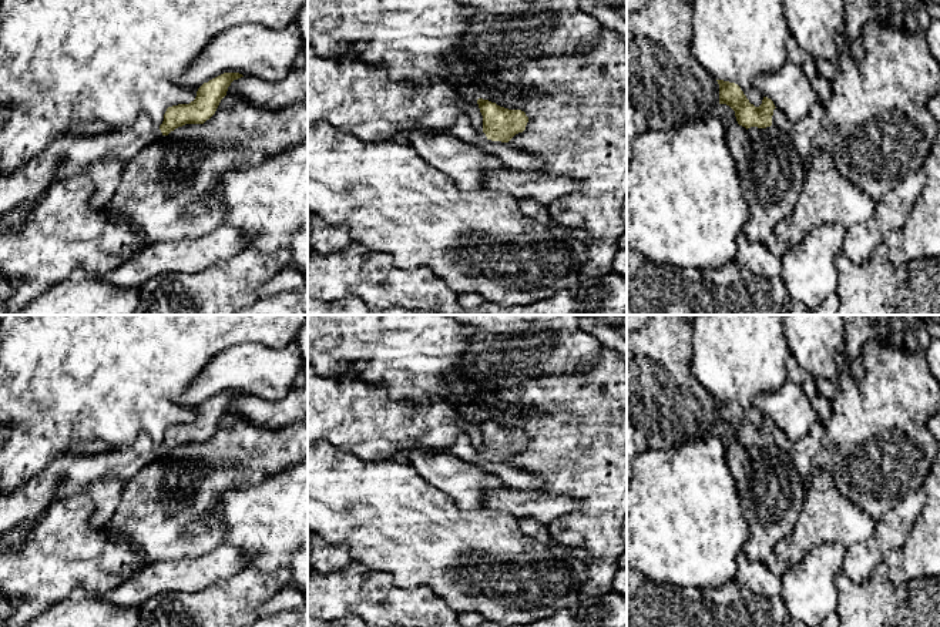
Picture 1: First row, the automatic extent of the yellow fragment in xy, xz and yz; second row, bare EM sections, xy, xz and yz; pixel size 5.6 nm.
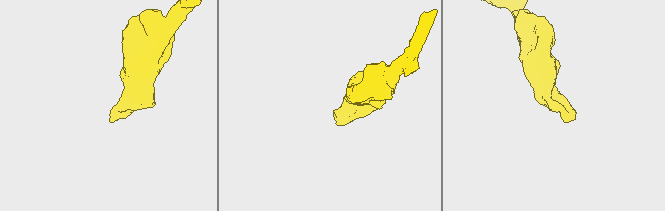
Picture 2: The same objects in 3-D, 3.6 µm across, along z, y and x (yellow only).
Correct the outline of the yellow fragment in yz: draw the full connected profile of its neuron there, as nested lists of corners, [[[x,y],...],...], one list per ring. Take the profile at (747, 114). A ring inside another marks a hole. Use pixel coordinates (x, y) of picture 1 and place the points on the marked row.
[[[716,80],[719,84],[719,104],[726,104],[735,111],[739,125],[746,130],[751,127],[766,128],[772,125],[773,101],[763,97],[762,104],[755,107],[749,103],[741,87],[735,83]]]

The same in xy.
[[[224,73],[204,83],[194,101],[168,107],[160,127],[141,111],[134,124],[122,130],[54,140],[21,168],[0,175],[0,218],[21,204],[38,200],[51,182],[87,174],[91,164],[107,155],[127,161],[178,127],[204,124],[215,114],[231,83],[241,77],[239,73]]]

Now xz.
[[[479,98],[477,104],[483,115],[483,130],[474,130],[469,115],[461,114],[449,131],[451,135],[471,144],[481,144],[486,140],[508,142],[526,130],[528,117],[524,111],[508,110],[483,98]]]

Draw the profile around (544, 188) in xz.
[[[501,168],[484,178],[487,190],[506,192],[516,200],[536,200],[548,205],[577,190],[578,181],[568,175],[548,175],[540,170],[514,171]]]

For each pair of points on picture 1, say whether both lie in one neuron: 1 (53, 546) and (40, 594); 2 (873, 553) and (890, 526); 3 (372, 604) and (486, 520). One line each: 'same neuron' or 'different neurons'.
1: same neuron
2: same neuron
3: different neurons

